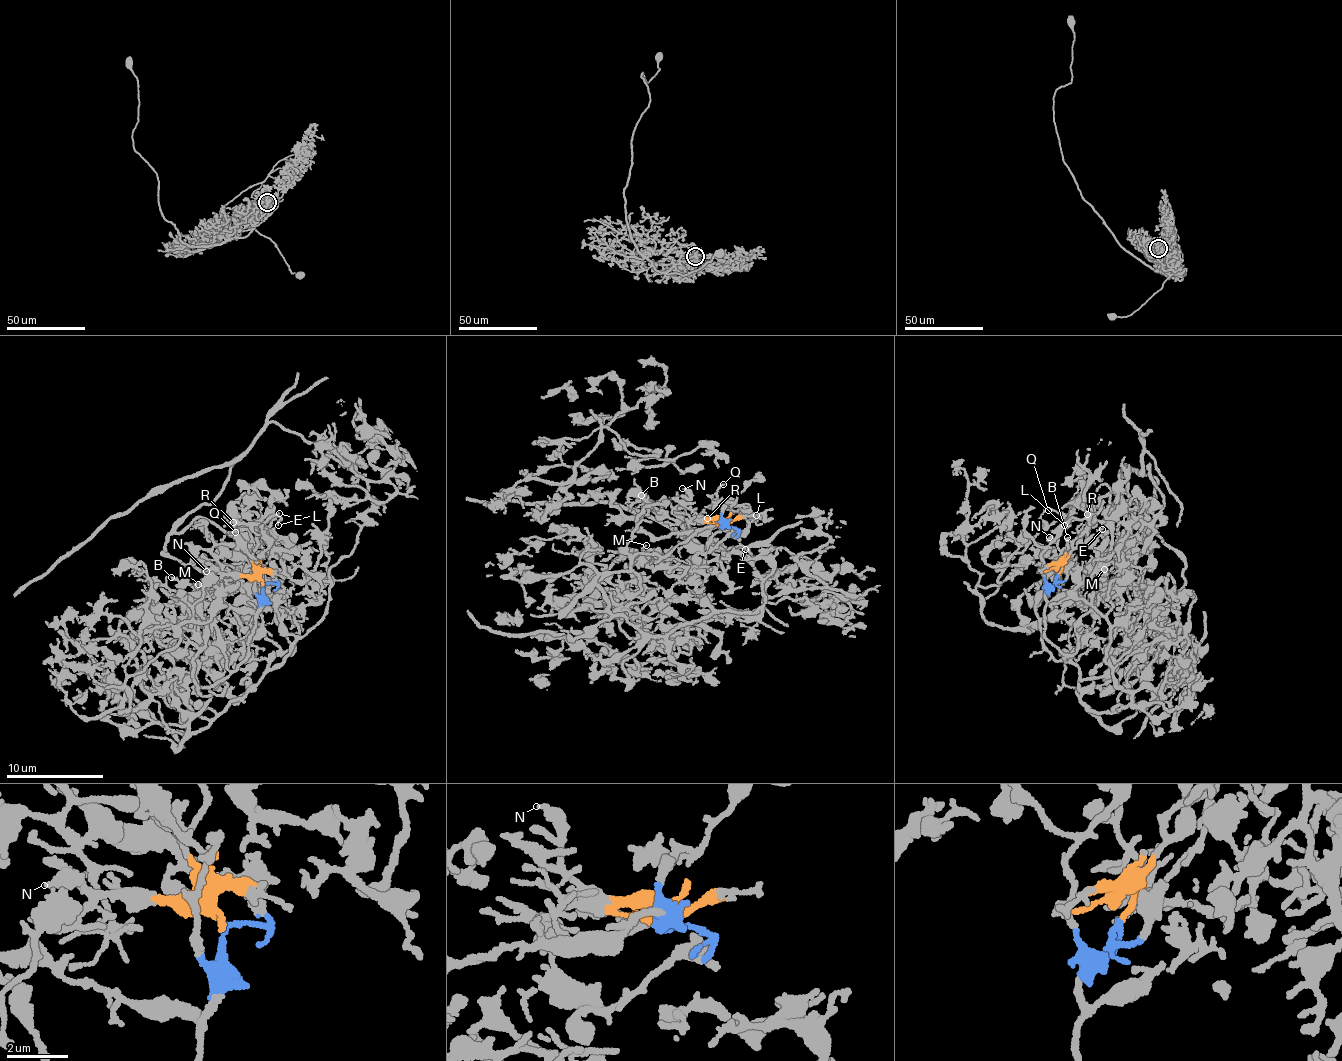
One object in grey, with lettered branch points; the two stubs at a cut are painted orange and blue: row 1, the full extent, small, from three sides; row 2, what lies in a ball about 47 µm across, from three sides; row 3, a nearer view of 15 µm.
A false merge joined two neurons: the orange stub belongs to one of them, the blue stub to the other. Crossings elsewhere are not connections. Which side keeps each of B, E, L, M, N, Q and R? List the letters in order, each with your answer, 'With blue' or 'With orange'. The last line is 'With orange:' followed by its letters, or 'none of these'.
B: With blue
E: With orange
L: With orange
M: With blue
N: With orange
Q: With blue
R: With orange
With orange: E, L, N, R

